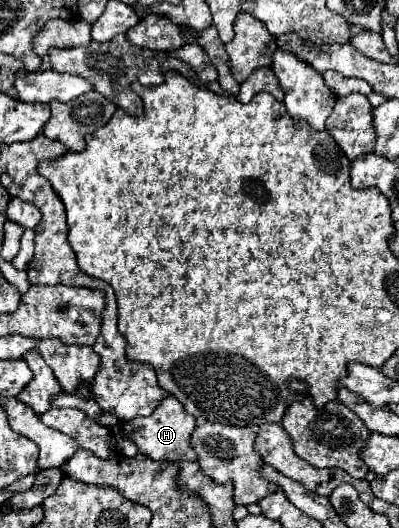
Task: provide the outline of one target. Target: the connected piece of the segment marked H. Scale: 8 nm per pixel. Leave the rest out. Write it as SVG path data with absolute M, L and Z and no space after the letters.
M168 395L158 407L156 407L156 413L148 415L148 417L136 417L132 421L124 421L120 423L124 433L138 445L140 453L160 461L160 459L172 459L172 461L196 461L196 451L192 449L190 445L190 437L192 437L192 431L196 429L196 419L192 415L188 415L184 411L184 405Z

